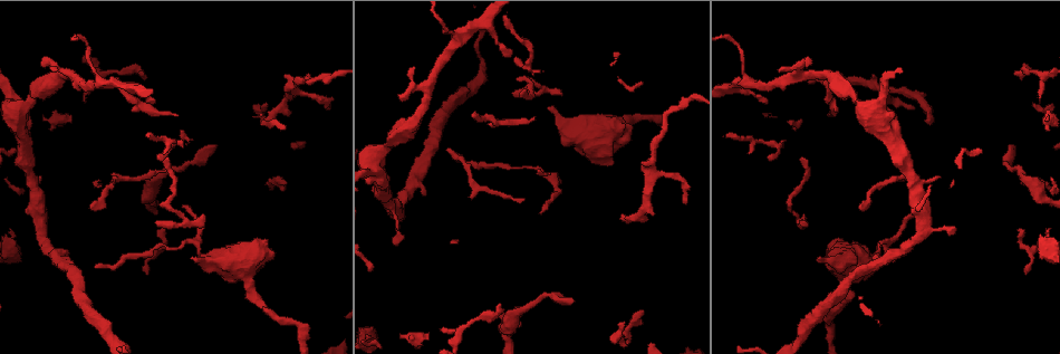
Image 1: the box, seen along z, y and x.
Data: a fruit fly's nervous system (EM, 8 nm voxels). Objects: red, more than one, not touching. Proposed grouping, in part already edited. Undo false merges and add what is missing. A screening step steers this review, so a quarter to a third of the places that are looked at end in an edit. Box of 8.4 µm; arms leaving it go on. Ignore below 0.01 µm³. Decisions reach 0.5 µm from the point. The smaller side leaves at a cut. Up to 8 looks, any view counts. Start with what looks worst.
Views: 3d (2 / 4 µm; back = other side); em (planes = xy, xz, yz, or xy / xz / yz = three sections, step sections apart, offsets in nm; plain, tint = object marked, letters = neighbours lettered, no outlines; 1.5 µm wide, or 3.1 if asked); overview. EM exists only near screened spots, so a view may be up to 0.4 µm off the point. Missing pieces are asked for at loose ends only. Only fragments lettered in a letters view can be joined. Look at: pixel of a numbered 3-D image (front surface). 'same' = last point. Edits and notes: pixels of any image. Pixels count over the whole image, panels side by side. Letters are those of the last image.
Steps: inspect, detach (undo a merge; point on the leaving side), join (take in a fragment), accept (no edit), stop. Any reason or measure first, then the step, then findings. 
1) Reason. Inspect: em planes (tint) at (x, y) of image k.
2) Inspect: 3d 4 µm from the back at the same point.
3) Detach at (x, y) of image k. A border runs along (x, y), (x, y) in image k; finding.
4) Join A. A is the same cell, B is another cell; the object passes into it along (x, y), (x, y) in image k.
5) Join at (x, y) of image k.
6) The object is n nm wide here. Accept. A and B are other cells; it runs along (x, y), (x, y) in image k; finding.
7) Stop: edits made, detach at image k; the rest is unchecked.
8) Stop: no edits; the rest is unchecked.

Thick turns thin. Inspect: em planes (tint) at (23, 109) of image 1.

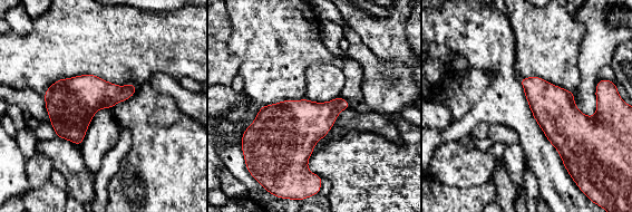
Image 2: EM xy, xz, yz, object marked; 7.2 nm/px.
What lies round it. Inspect: em planes (letters) at the same point.

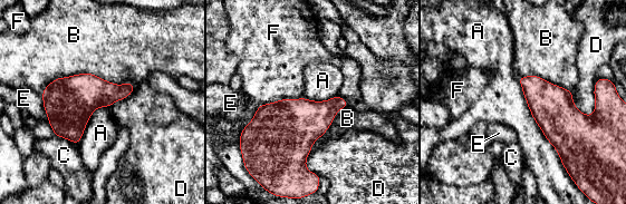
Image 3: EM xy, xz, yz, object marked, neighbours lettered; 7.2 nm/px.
The longest contact is with A, 850 nm. Accept. A, B, C, D, E and F are other cells; a border runs along (597, 79), (594, 113), (588, 116) in image 3; all the same neuron.

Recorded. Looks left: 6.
An open end. Inspect: em planes (tint) at (913, 109) of image 1.

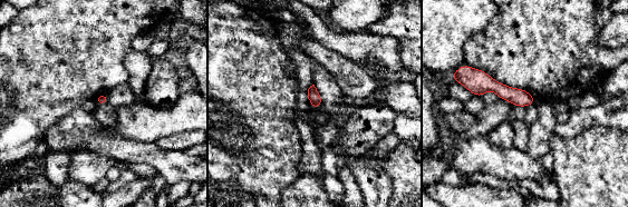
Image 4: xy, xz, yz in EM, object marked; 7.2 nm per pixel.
See the neighbours. Inspect: em planes (letters) at the same point.

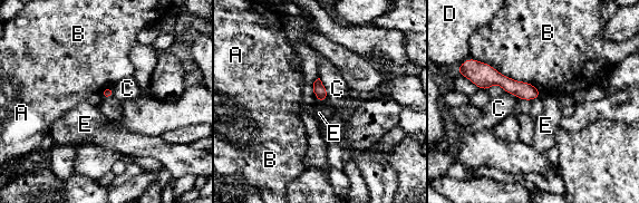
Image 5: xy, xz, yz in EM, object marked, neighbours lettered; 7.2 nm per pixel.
The object is 80 nm wide here. Accept. A, B, C, D and E are other cells; no lettered fragment goes on from it.

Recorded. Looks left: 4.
Abrupt turn. Inspect: 3d 4 µm at (833, 324) of image 1.

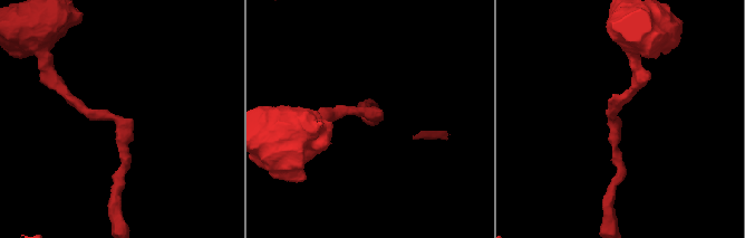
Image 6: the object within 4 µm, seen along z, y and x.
Now the EM. Inspect: em 3.1 µm xy step 16 (tint) at (612, 121) of image 6.

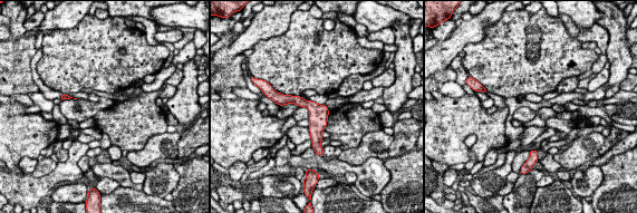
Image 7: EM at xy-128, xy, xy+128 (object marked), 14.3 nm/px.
Inspect: em 3.1 µm yz step 16 (letters) at the same point.

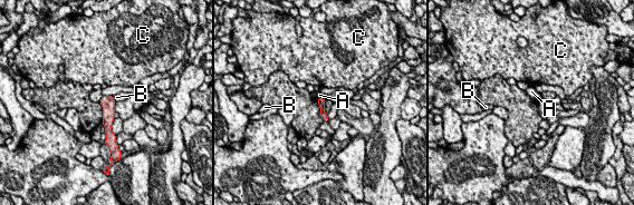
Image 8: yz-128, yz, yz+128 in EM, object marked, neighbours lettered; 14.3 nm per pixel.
The object is 100 nm wide here. Accept. A, B and C are other cells; it runs along (319, 99), (322, 111), (327, 119) in image 8; one neuron here.

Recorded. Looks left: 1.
Stop: no edits; the rest is unchecked.

